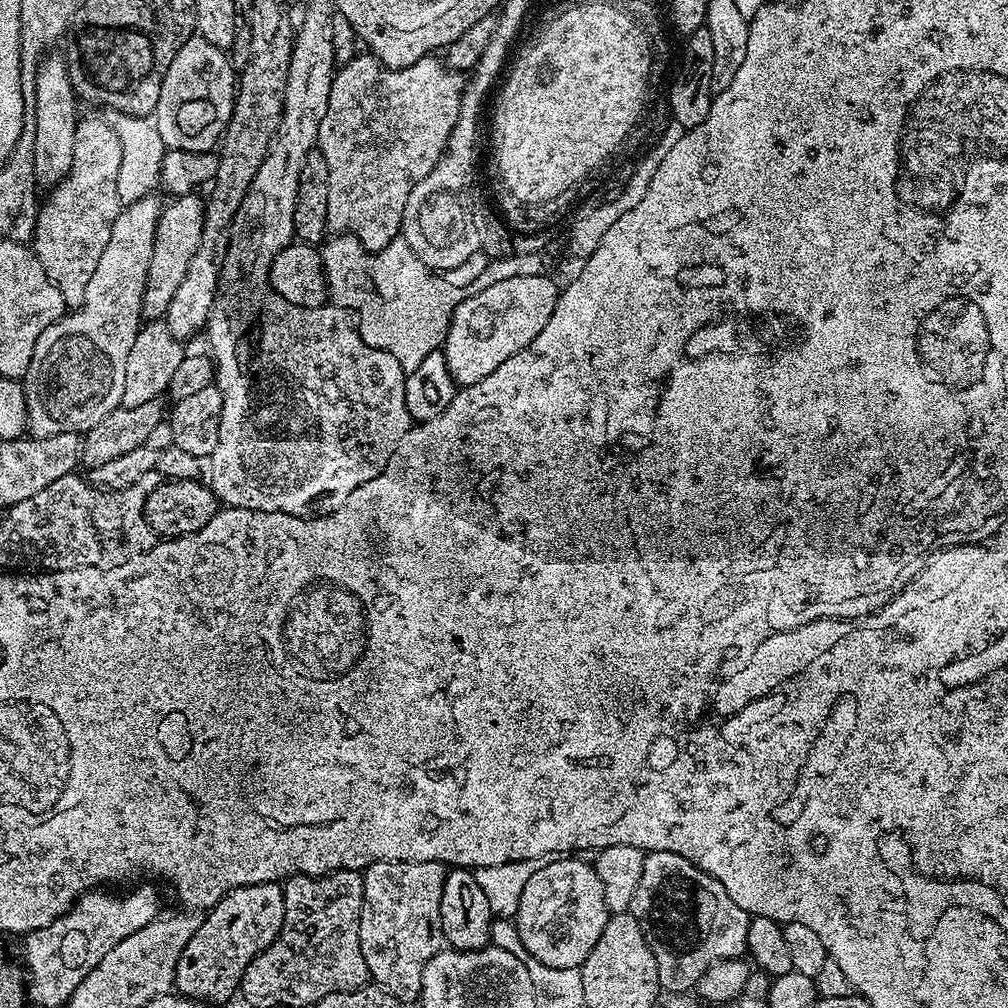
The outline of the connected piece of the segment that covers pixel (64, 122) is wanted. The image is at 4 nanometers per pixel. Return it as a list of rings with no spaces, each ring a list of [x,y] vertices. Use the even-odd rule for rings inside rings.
[[[51,55],[42,58],[35,74],[34,174],[37,185],[42,188],[55,187],[69,172],[78,119],[75,108],[78,100],[72,91],[67,63]]]

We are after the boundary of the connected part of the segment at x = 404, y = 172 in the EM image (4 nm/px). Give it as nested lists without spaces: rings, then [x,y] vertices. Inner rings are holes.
[[[357,54],[348,63],[339,65],[335,71],[335,79],[330,86],[329,105],[326,106],[326,118],[322,118],[322,126],[318,130],[316,139],[318,151],[326,158],[326,170],[330,170],[330,198],[326,202],[328,232],[356,237],[357,242],[368,252],[382,251],[391,240],[401,235],[400,223],[402,214],[406,210],[406,198],[410,198],[410,190],[414,190],[414,186],[418,186],[418,182],[422,182],[422,178],[426,178],[426,174],[430,174],[434,166],[438,166],[448,145],[450,132],[454,130],[454,122],[458,122],[458,108],[462,106],[465,77],[459,71],[447,67],[443,59],[436,59],[435,55],[424,56],[418,62],[414,62],[414,66],[385,68],[375,56]]]

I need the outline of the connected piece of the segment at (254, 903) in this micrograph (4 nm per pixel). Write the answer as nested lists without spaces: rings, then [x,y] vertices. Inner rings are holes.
[[[279,883],[231,888],[201,919],[197,932],[182,950],[175,991],[189,1000],[199,1000],[204,1006],[226,1003],[239,993],[246,966],[280,937],[283,922],[284,890]]]

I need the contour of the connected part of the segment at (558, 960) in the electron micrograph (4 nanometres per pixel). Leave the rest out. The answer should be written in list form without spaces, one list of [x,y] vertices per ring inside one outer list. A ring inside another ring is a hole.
[[[552,858],[542,870],[537,870],[531,876],[530,882],[522,890],[522,902],[518,902],[518,910],[514,917],[514,923],[518,930],[518,938],[522,946],[542,966],[554,966],[555,968],[579,968],[586,962],[590,950],[594,950],[594,942],[602,938],[602,930],[609,918],[604,887],[600,881],[600,875],[591,863],[584,858]]]

